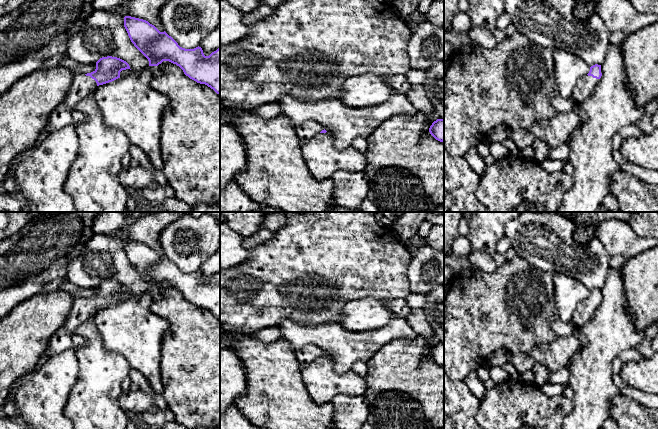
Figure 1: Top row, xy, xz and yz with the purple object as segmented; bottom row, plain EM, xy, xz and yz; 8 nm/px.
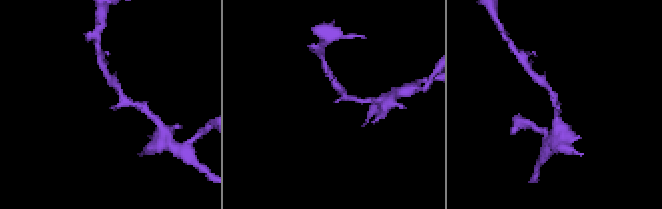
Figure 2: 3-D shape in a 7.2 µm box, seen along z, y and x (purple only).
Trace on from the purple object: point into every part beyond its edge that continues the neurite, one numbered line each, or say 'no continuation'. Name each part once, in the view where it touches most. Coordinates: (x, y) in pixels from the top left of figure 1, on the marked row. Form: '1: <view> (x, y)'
1: xy (82, 86)

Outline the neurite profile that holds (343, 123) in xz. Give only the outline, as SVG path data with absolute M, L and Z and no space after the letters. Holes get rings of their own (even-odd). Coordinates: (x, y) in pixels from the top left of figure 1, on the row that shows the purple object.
M395 91L390 94L387 100L376 106L365 106L352 108L345 105L340 99L319 99L313 101L303 101L291 96L284 96L276 103L280 107L280 114L290 119L292 125L298 126L307 120L318 122L333 139L337 149L345 149L352 145L357 137L368 138L378 129L383 122L399 115L415 115L417 109L407 99L404 93Z

